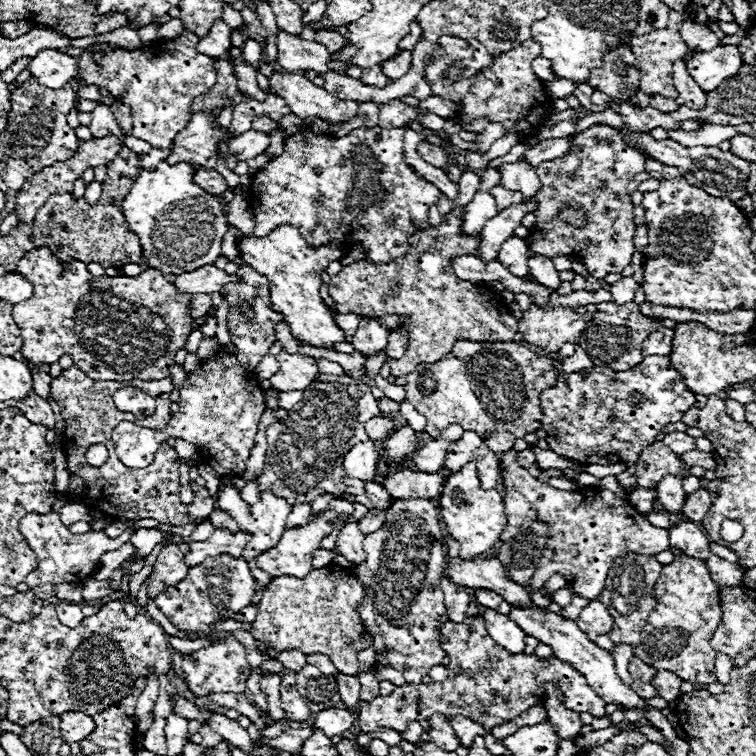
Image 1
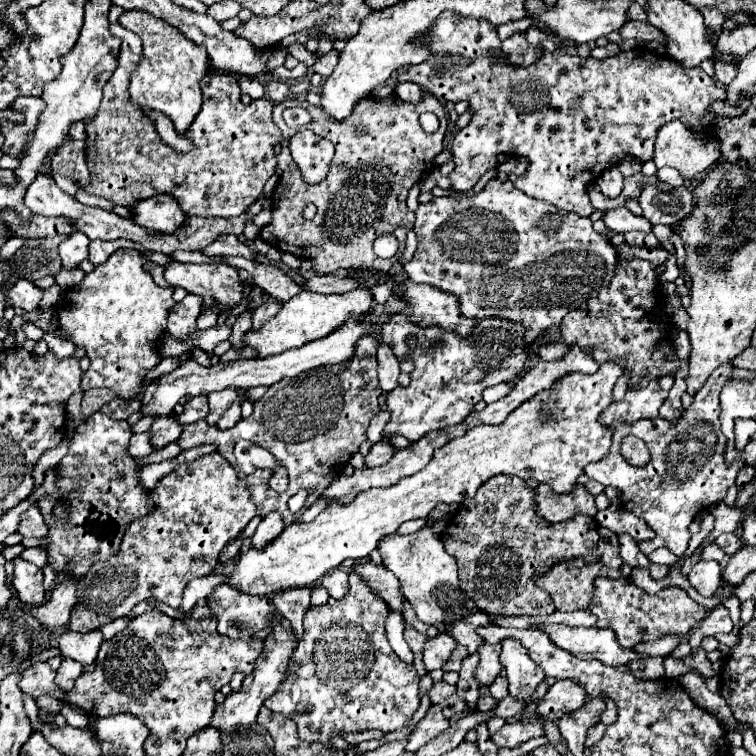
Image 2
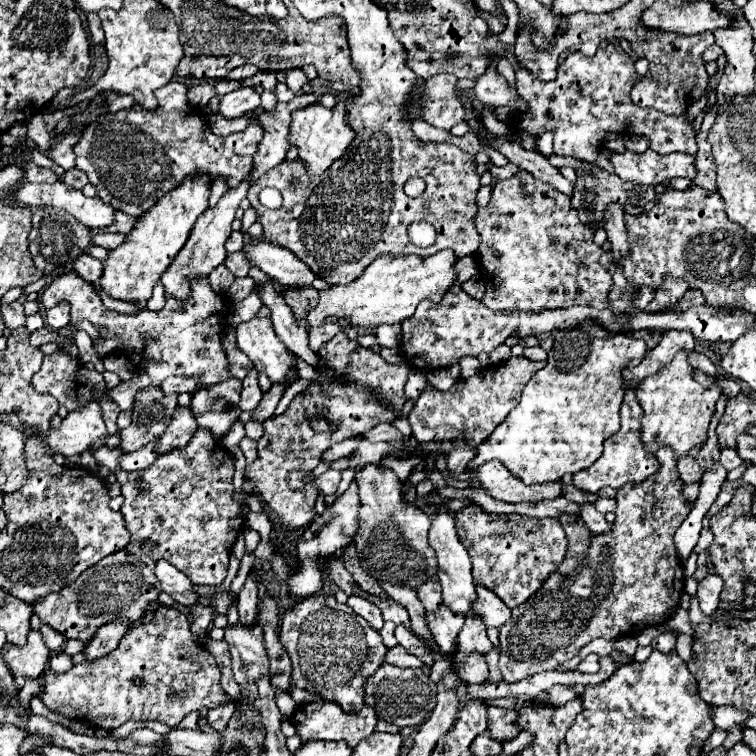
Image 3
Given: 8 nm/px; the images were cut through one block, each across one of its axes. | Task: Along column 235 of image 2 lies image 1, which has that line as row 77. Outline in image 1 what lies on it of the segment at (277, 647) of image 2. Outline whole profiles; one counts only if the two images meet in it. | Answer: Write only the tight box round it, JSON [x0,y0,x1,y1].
[688,44,742,92]

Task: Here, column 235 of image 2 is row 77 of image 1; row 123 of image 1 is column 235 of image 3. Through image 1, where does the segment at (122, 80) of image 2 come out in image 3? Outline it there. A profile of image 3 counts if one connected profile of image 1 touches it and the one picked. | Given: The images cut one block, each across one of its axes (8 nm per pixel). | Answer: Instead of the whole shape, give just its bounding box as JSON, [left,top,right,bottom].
[74,80,264,216]

